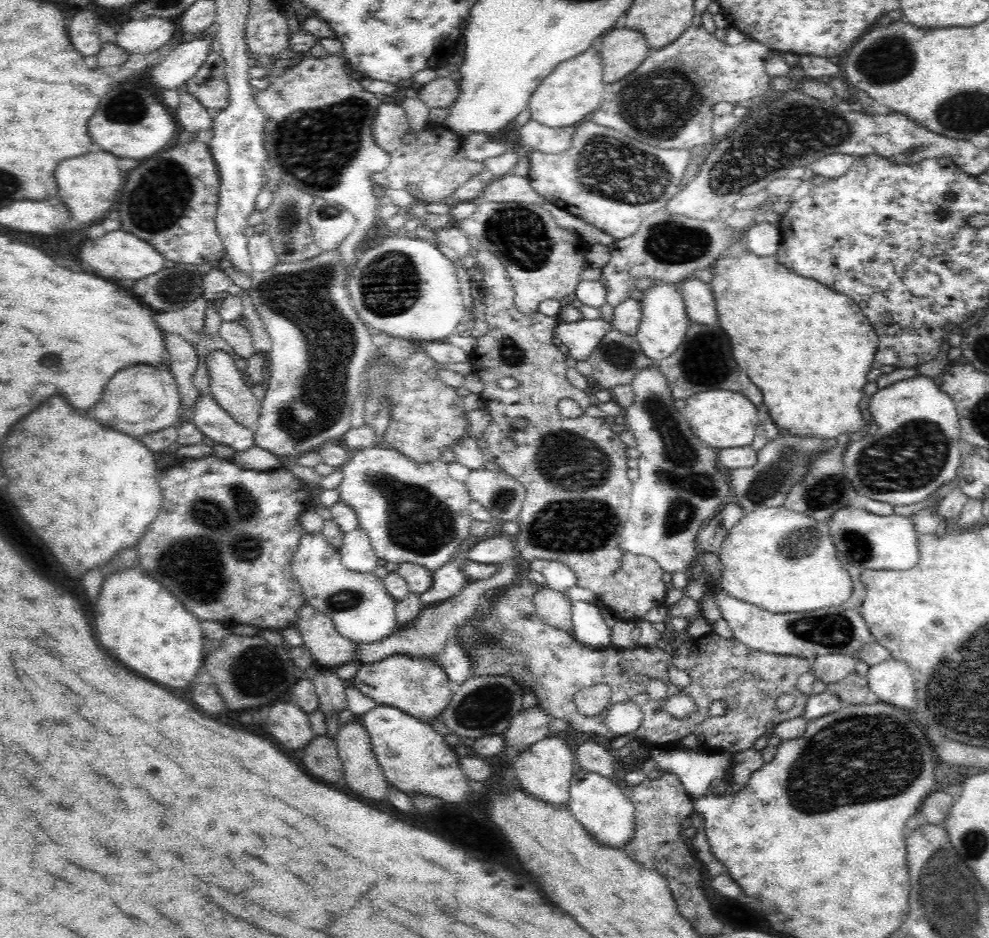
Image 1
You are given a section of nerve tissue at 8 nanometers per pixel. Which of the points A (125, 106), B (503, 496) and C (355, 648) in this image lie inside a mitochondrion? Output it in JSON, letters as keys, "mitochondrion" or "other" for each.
{"A":"mitochondrion","B":"mitochondrion","C":"other"}

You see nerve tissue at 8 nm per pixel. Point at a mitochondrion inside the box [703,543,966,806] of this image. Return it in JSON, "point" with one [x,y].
{"point":[836,631]}

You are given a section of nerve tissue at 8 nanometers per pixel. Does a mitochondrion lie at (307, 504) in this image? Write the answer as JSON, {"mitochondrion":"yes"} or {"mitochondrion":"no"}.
{"mitochondrion":"no"}

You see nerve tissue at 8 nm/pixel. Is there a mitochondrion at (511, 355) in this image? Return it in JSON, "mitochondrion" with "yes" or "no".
{"mitochondrion":"yes"}

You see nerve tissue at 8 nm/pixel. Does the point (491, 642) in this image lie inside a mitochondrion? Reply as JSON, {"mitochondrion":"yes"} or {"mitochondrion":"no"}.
{"mitochondrion":"yes"}

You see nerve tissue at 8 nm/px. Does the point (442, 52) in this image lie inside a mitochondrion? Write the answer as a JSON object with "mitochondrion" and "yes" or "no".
{"mitochondrion":"no"}

